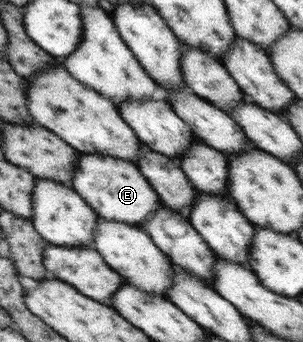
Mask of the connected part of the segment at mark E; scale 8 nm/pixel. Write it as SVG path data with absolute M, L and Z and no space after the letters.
M78 152L73 171L72 188L87 202L98 218L139 226L149 216L153 218L162 205L157 191L149 184L137 164L104 154Z

